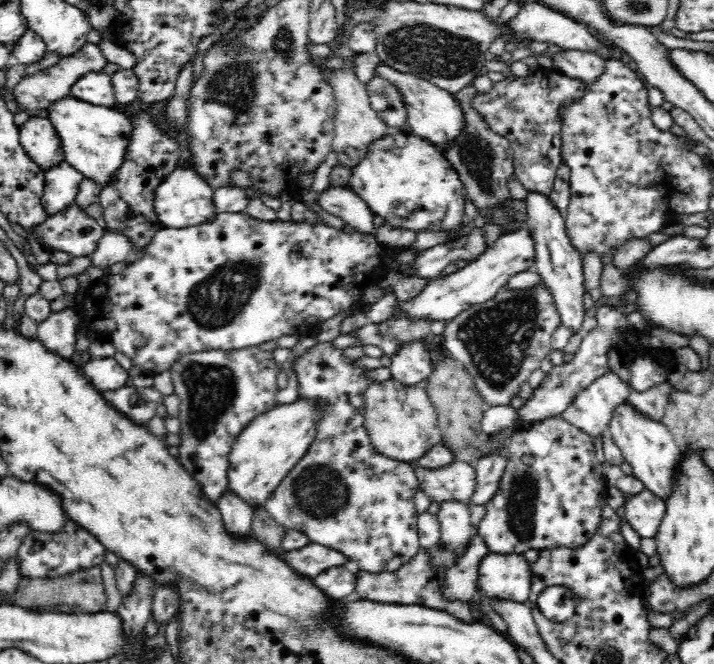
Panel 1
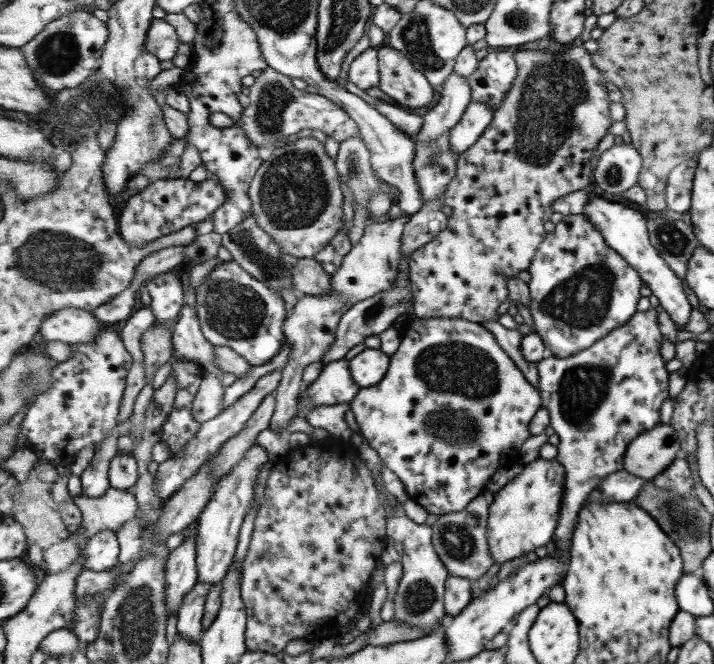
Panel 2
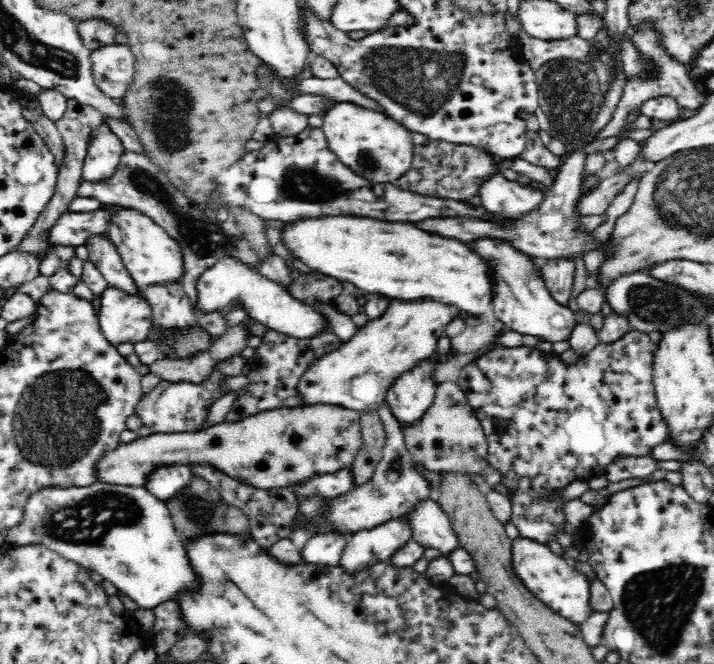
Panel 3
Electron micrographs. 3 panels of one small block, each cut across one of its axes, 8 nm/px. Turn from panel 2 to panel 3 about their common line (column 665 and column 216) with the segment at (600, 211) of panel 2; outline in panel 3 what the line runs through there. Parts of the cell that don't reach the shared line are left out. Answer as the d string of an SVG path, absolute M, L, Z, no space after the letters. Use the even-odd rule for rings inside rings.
M222 258L218 264L204 272L191 294L196 300L194 309L204 316L240 309L264 327L294 338L314 338L323 333L324 329L328 329L329 322L320 312L308 304L300 303L294 295L284 291L284 286L263 278L258 274L258 268L250 270L235 258Z

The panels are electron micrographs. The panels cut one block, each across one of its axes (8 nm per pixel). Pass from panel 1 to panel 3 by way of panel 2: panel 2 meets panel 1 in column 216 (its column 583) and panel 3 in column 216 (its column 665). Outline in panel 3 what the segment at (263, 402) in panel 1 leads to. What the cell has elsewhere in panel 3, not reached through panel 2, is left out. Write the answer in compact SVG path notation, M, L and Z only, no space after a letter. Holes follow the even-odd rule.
M220 372L210 374L210 378L202 384L191 382L160 381L153 390L142 393L136 408L136 415L140 417L144 426L152 433L192 433L198 431L200 424L206 420L206 408L212 404L214 398L220 398Z

